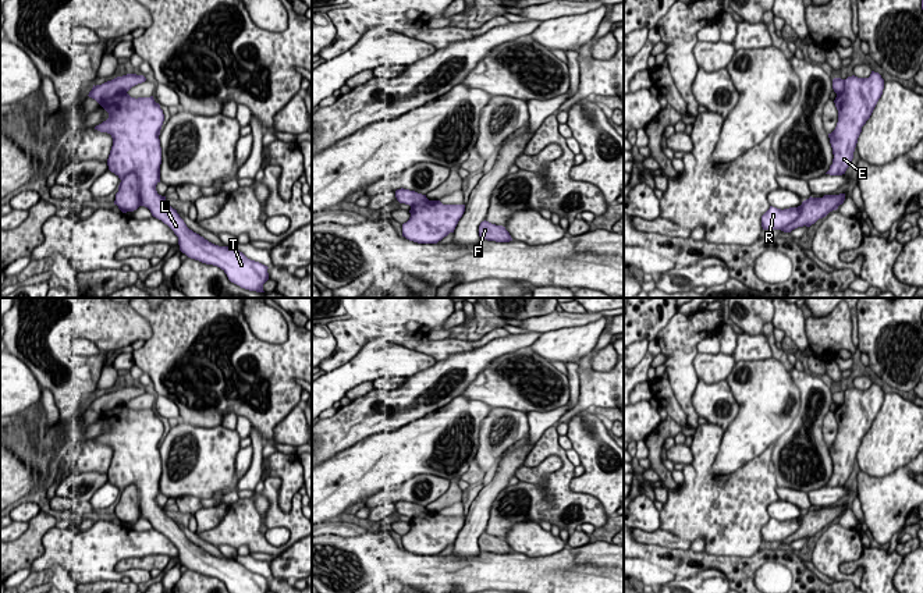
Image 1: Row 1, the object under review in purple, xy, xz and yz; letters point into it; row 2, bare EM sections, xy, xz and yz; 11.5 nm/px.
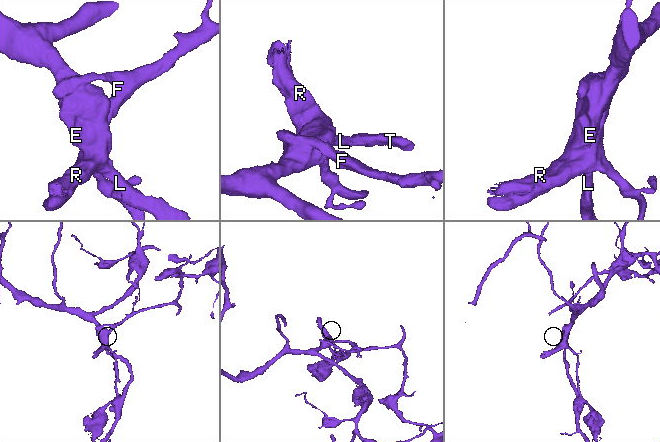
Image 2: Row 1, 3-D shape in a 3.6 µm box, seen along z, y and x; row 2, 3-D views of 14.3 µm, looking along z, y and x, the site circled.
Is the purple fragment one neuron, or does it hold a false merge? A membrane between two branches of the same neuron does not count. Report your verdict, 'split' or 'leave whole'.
split

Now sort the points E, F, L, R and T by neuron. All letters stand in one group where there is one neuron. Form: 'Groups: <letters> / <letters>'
Groups: E L R T / F

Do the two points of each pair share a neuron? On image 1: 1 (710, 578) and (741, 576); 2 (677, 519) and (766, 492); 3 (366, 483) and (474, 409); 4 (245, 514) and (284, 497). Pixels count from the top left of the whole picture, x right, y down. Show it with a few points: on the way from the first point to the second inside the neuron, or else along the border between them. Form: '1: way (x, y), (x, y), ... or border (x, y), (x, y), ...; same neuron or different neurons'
1: border (693, 574), (702, 570), (719, 570), (727, 578); different neurons
2: way (699, 524), (723, 524), (744, 503); same neuron
3: way (393, 457), (422, 447), (447, 423); same neuron
4: border (269, 475), (280, 479), (279, 508), (287, 514); different neurons

